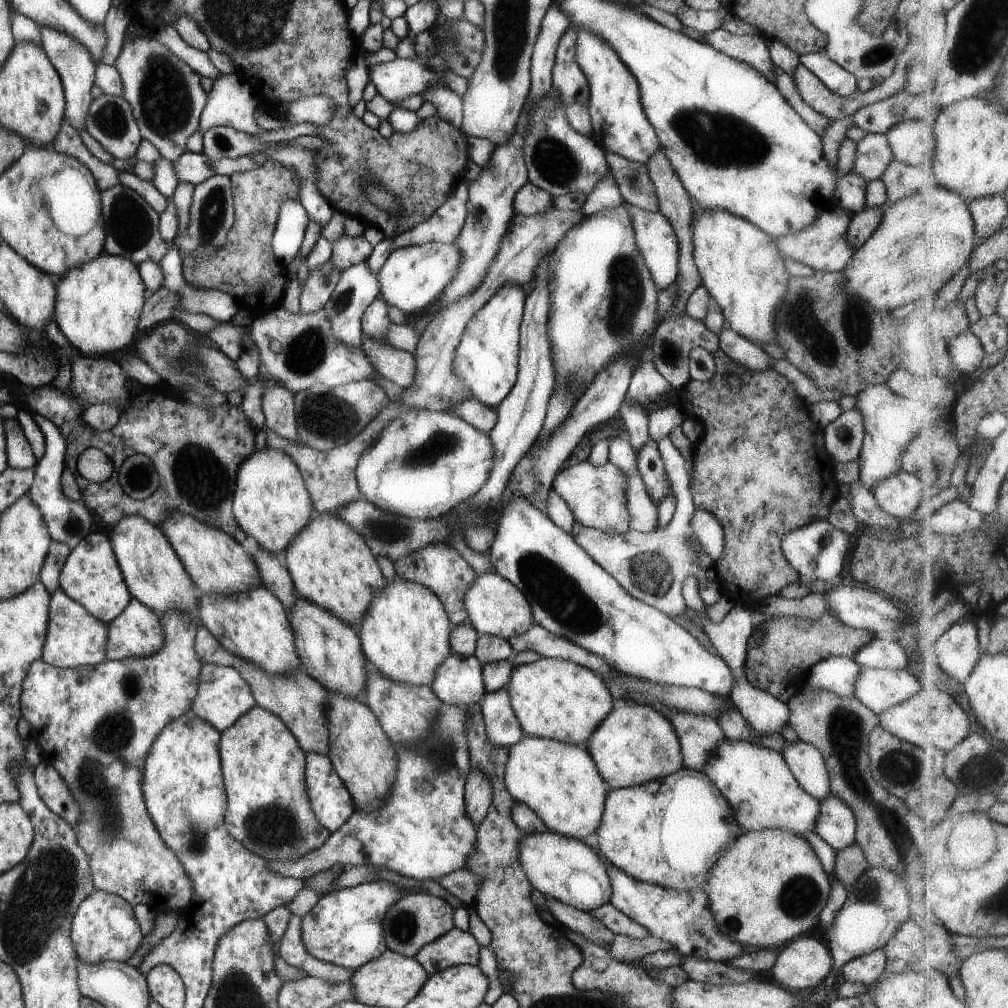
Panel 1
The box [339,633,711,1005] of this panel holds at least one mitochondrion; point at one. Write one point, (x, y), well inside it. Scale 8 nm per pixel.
(442, 754)

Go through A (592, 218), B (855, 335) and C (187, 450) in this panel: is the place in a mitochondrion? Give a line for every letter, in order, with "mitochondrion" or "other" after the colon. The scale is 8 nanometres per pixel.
A: other
B: other
C: mitochondrion

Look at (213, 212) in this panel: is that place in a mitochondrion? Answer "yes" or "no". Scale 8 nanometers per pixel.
yes

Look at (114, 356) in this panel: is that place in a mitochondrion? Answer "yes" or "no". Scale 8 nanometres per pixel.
no

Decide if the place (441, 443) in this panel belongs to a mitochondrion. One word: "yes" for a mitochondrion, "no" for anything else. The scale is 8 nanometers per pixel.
yes

